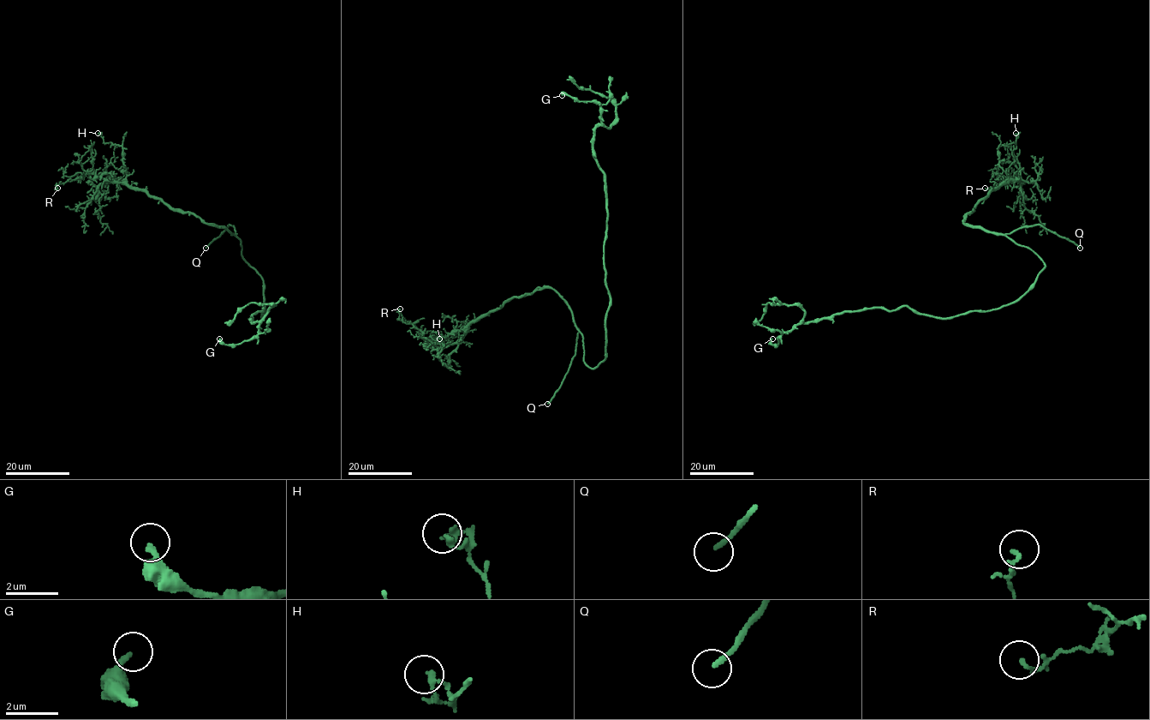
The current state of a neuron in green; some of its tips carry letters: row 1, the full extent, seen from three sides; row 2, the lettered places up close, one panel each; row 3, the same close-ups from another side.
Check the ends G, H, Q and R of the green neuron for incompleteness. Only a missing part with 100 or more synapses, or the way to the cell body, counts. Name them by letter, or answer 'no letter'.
Q

